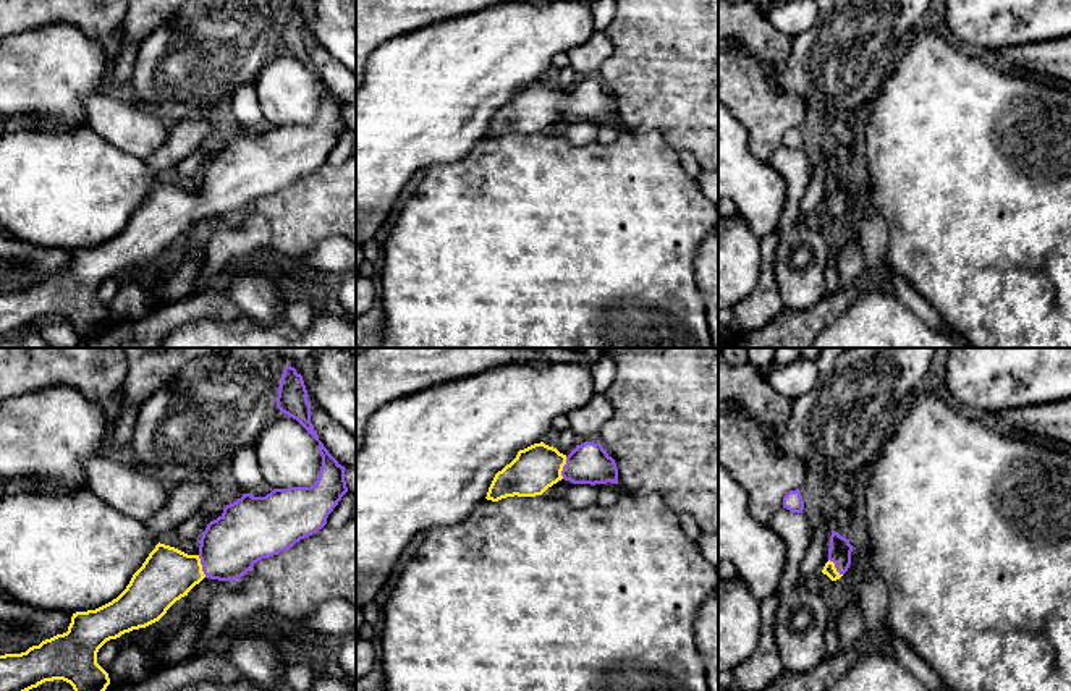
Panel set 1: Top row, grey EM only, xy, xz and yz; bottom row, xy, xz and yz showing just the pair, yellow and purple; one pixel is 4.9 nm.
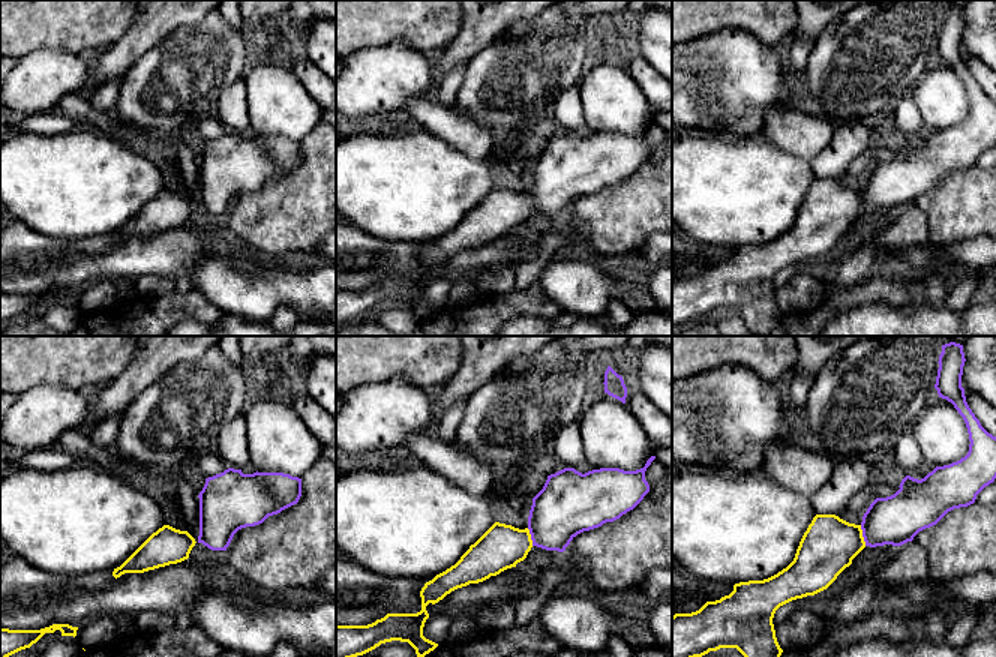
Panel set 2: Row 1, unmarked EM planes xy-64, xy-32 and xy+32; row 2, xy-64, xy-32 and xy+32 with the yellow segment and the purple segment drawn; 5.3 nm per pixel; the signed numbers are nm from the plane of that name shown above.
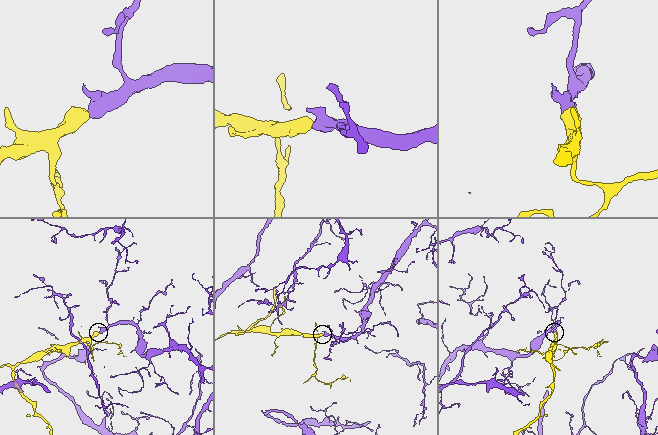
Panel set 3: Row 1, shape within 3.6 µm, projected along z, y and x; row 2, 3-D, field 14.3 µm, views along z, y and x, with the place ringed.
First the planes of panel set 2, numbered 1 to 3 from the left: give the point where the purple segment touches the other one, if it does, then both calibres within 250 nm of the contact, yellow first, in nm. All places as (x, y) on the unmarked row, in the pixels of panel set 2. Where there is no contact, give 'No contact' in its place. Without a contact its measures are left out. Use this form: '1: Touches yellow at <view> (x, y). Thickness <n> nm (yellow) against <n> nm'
1: No contact
2: Touches yellow at xy-32 (530, 201). Thickness 240 nm (yellow) against 320 nm
3: Touches yellow at xy+32 (861, 200). Thickness 300 nm (yellow) against 260 nm

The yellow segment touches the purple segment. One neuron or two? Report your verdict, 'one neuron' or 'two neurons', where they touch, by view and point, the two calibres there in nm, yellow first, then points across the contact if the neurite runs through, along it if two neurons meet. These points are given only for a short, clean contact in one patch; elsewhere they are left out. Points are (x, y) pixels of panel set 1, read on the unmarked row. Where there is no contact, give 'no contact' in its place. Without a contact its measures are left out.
one neuron; contact xy (201, 204); calibres 260 and 300 nm; way xy (167, 212), (201, 204), (214, 199), (230, 183)

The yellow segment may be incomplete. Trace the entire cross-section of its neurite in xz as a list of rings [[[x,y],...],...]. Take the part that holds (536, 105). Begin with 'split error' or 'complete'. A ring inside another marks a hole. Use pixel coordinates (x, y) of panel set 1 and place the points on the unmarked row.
split error; [[[544,79],[519,87],[516,95],[498,108],[489,125],[487,138],[542,133],[558,118],[573,121],[618,121],[615,97],[600,81],[584,79],[566,94]]]

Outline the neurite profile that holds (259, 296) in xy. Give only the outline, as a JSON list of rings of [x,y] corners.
[[[262,270],[235,273],[222,290],[241,311],[241,317],[272,324],[285,316],[282,286]]]

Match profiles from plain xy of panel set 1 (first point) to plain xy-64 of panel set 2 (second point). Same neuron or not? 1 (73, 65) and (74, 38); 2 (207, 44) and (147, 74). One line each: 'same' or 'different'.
1: different
2: same

